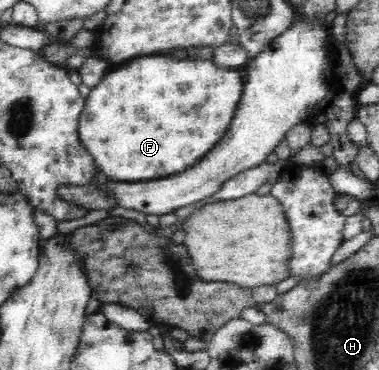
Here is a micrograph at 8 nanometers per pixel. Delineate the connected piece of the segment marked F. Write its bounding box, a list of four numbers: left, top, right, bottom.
[80,54,244,183]

